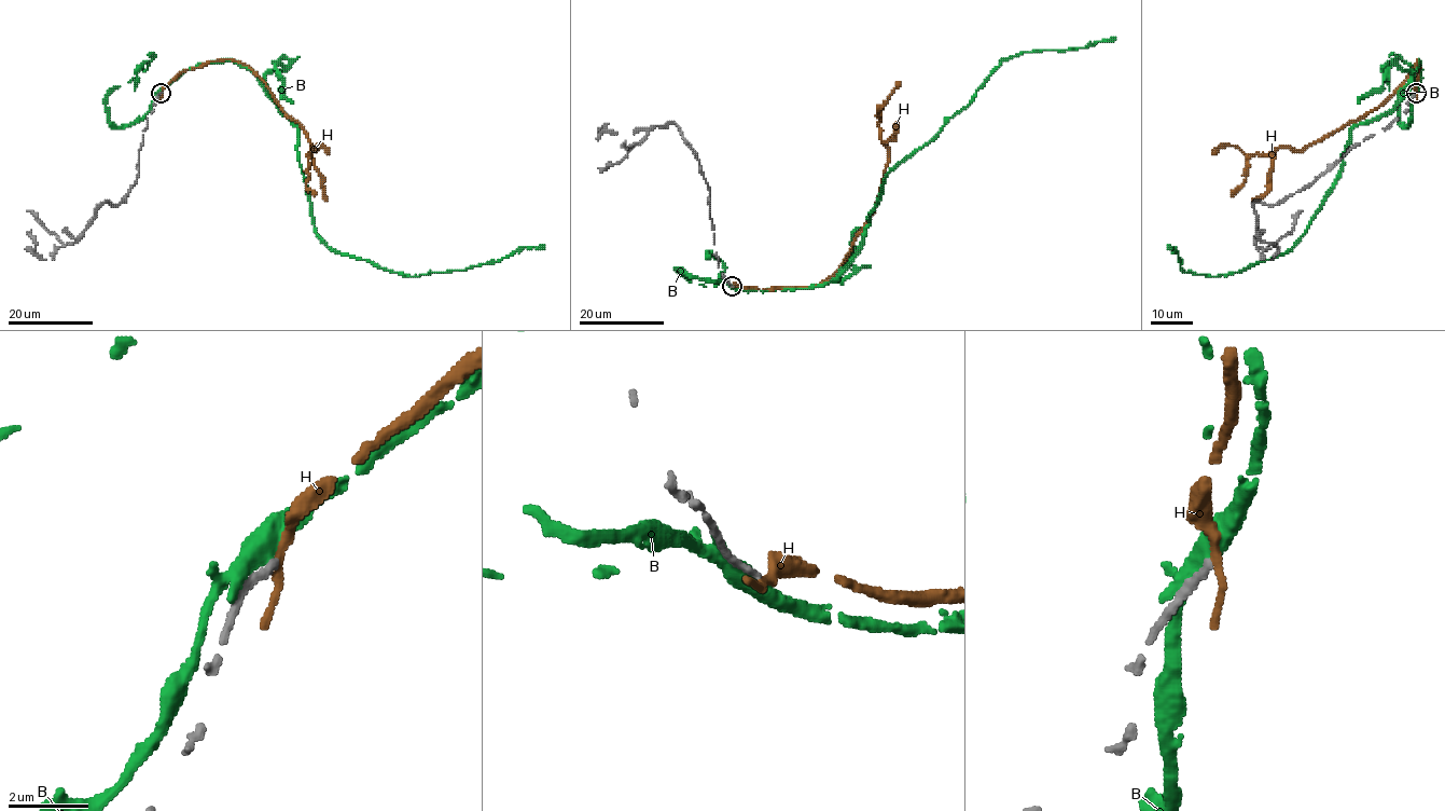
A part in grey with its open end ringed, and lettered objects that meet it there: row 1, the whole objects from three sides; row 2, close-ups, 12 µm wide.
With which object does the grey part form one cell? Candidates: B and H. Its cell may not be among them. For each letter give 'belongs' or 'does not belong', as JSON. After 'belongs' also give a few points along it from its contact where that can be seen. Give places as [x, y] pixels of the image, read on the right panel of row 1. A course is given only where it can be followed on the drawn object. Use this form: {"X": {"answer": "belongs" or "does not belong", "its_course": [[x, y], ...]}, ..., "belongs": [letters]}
{"B": {"answer": "does not belong"}, "H": {"answer": "does not belong"}, "belongs": []}

